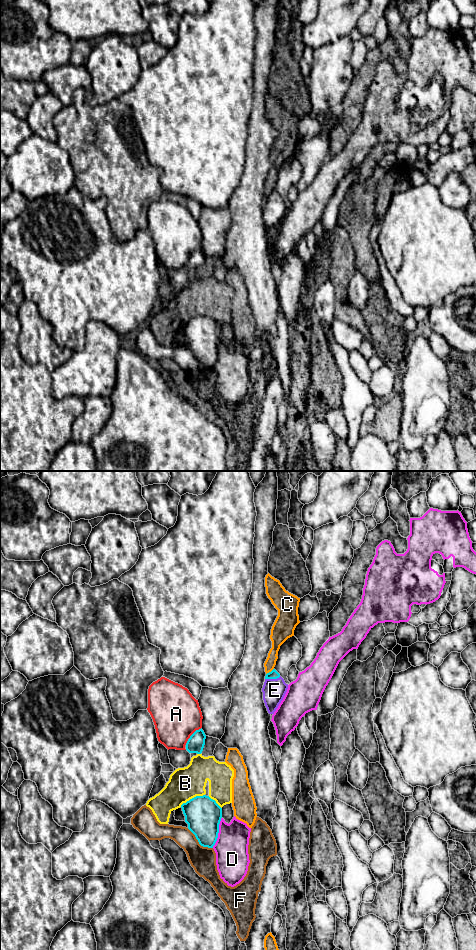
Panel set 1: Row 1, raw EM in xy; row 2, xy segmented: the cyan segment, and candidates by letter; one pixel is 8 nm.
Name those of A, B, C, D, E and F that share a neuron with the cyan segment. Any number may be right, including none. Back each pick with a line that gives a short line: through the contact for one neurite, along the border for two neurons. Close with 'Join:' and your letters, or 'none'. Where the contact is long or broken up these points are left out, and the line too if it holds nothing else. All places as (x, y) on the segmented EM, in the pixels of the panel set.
Join: E

